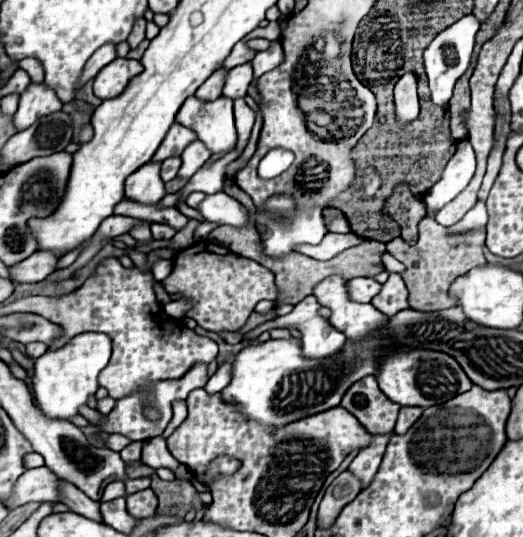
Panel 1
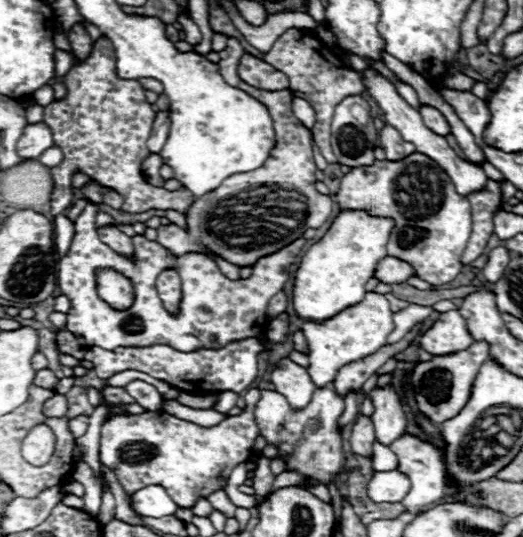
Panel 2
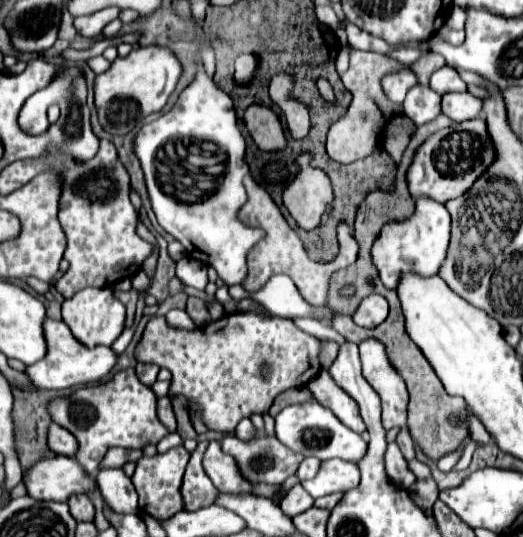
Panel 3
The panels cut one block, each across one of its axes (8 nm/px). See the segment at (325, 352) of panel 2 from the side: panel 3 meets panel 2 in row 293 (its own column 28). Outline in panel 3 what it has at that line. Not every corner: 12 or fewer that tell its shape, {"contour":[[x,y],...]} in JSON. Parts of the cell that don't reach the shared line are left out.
{"contour":[[46,320],[48,354],[26,368],[40,390],[100,382],[118,362],[110,346],[80,344]]}

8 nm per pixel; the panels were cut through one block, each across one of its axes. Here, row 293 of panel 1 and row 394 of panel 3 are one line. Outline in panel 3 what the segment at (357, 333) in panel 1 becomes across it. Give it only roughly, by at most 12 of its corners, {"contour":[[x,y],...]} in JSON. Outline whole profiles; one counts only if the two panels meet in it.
{"contour":[[321,370],[307,387],[358,434],[366,430],[356,400]]}

